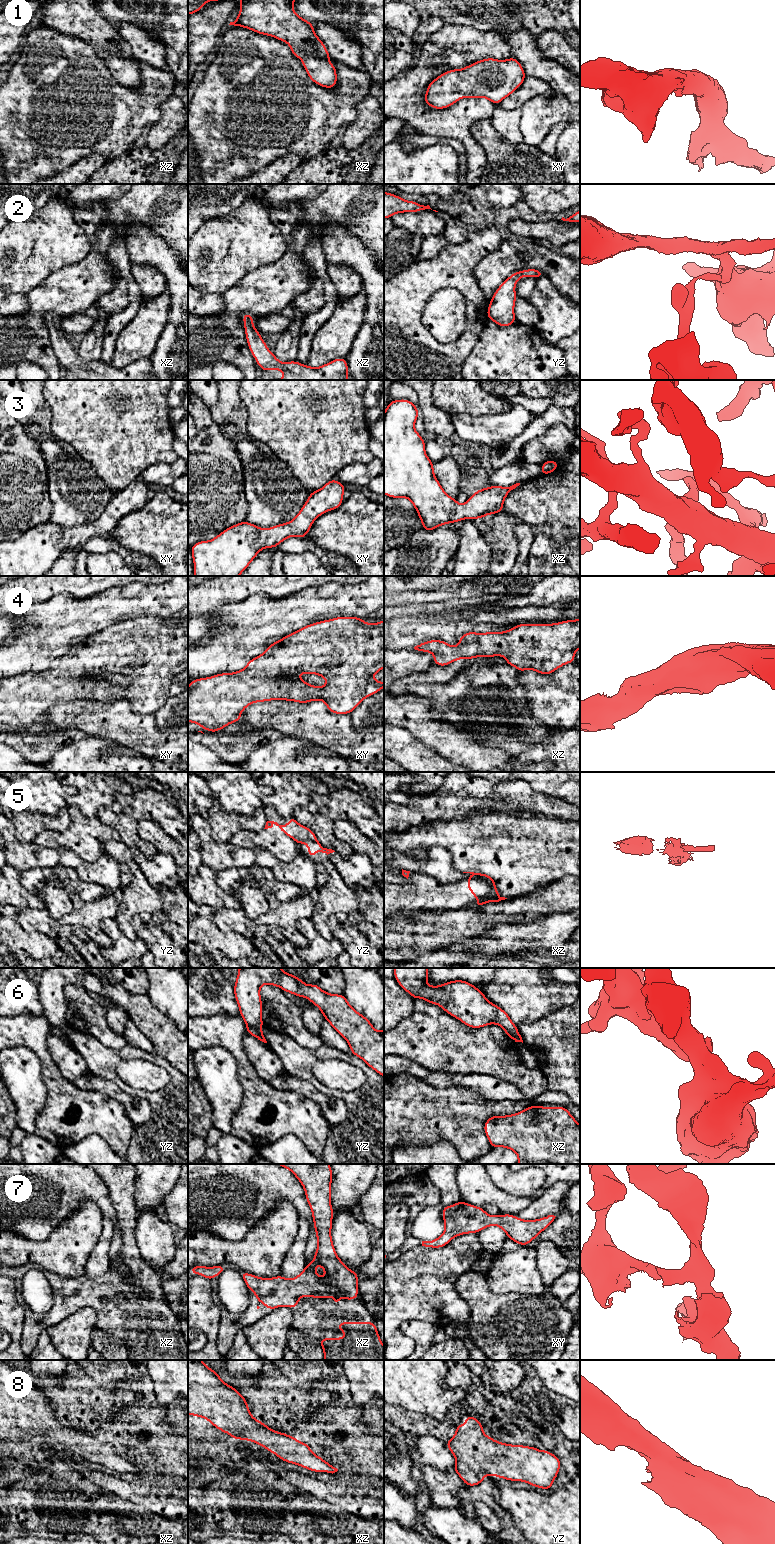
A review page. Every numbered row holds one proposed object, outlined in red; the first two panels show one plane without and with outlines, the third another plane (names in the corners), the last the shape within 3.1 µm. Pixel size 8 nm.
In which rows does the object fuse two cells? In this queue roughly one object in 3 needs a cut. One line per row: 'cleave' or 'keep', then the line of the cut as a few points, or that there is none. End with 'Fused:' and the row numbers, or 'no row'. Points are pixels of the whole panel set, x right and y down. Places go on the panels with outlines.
1: keep | no cut
2: keep | no cut
3: keep | no cut
4: keep | no cut
5: cleave | xz (481, 898), (485, 898), (494, 890), (501, 899)
6: cleave | yz (247, 1025), (260, 1028)
7: keep | no cut
8: keep | no cut
Fused: 5, 6

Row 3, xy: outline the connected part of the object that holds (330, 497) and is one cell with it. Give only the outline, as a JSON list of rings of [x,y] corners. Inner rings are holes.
[[[337,480],[328,481],[321,489],[310,492],[309,498],[293,520],[269,529],[243,521],[225,529],[214,539],[199,541],[191,546],[194,576],[239,576],[264,548],[276,548],[289,537],[305,538],[313,522],[327,511],[338,509],[343,503],[346,486]]]

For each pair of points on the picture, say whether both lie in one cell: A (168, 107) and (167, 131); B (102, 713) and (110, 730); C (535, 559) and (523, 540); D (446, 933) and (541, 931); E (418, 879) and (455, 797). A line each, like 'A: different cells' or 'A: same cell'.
A: same cell
B: same cell
C: different cells
D: different cells
E: different cells

